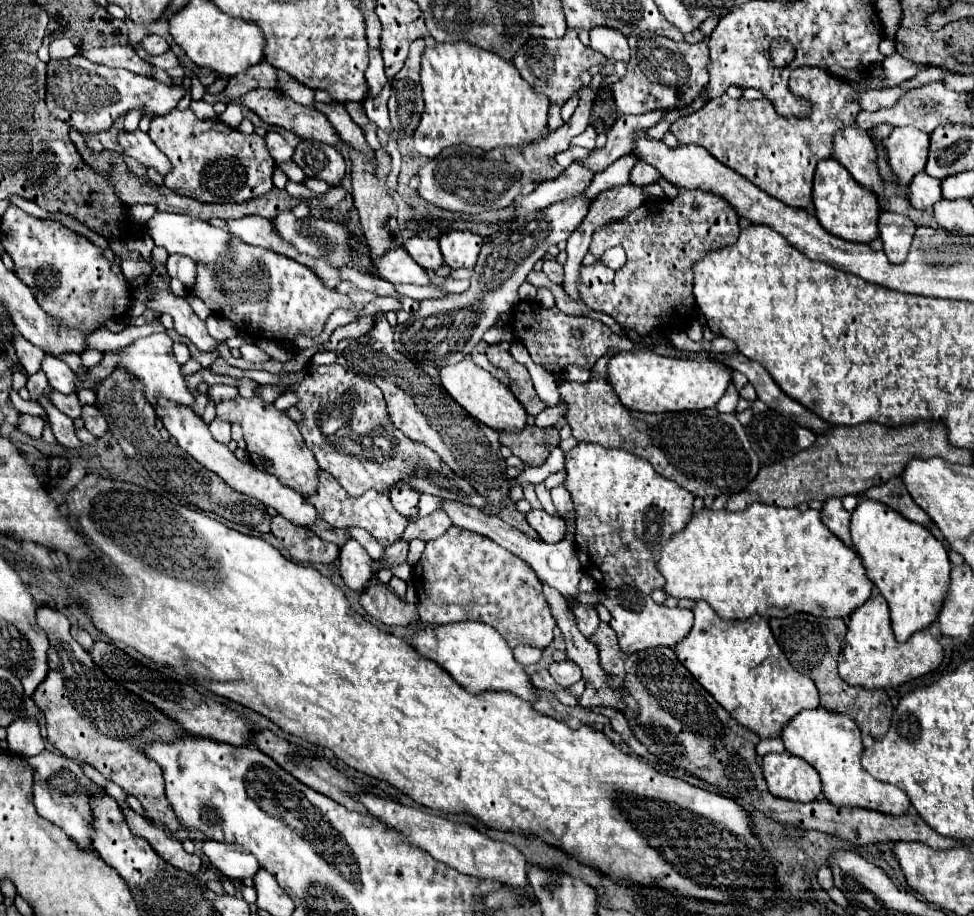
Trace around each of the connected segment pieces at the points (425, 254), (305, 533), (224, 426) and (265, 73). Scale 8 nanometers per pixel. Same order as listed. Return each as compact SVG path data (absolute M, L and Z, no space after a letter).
M414 236L414 238L406 240L404 248L424 270L436 270L436 268L440 268L444 264L438 240L434 240L434 238Z
M282 516L272 518L272 534L280 540L280 544L288 550L288 554L296 562L332 564L340 554L340 548L336 544L324 542L308 528L296 526Z
M218 418L208 426L214 440L220 444L228 444L230 442L230 422L220 422Z
M258 62L256 66L250 66L248 70L236 74L230 78L224 94L232 102L238 102L246 92L256 88L276 88L276 70L268 62Z

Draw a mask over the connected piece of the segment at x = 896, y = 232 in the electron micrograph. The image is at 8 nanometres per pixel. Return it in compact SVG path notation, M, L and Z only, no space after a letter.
M882 212L878 220L880 238L884 242L884 252L888 256L888 262L900 264L908 256L912 234L916 226L910 218L900 216L896 212Z

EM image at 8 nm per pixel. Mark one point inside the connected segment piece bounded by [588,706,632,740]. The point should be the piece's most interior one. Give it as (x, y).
(617, 721)

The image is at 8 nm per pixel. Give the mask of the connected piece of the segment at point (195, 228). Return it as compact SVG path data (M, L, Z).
M156 212L146 222L146 232L152 236L156 246L162 246L168 254L186 254L188 258L202 262L202 264L216 264L222 254L228 250L228 242L232 238L230 232L210 226L204 220L192 218L188 214L174 214L174 212Z

